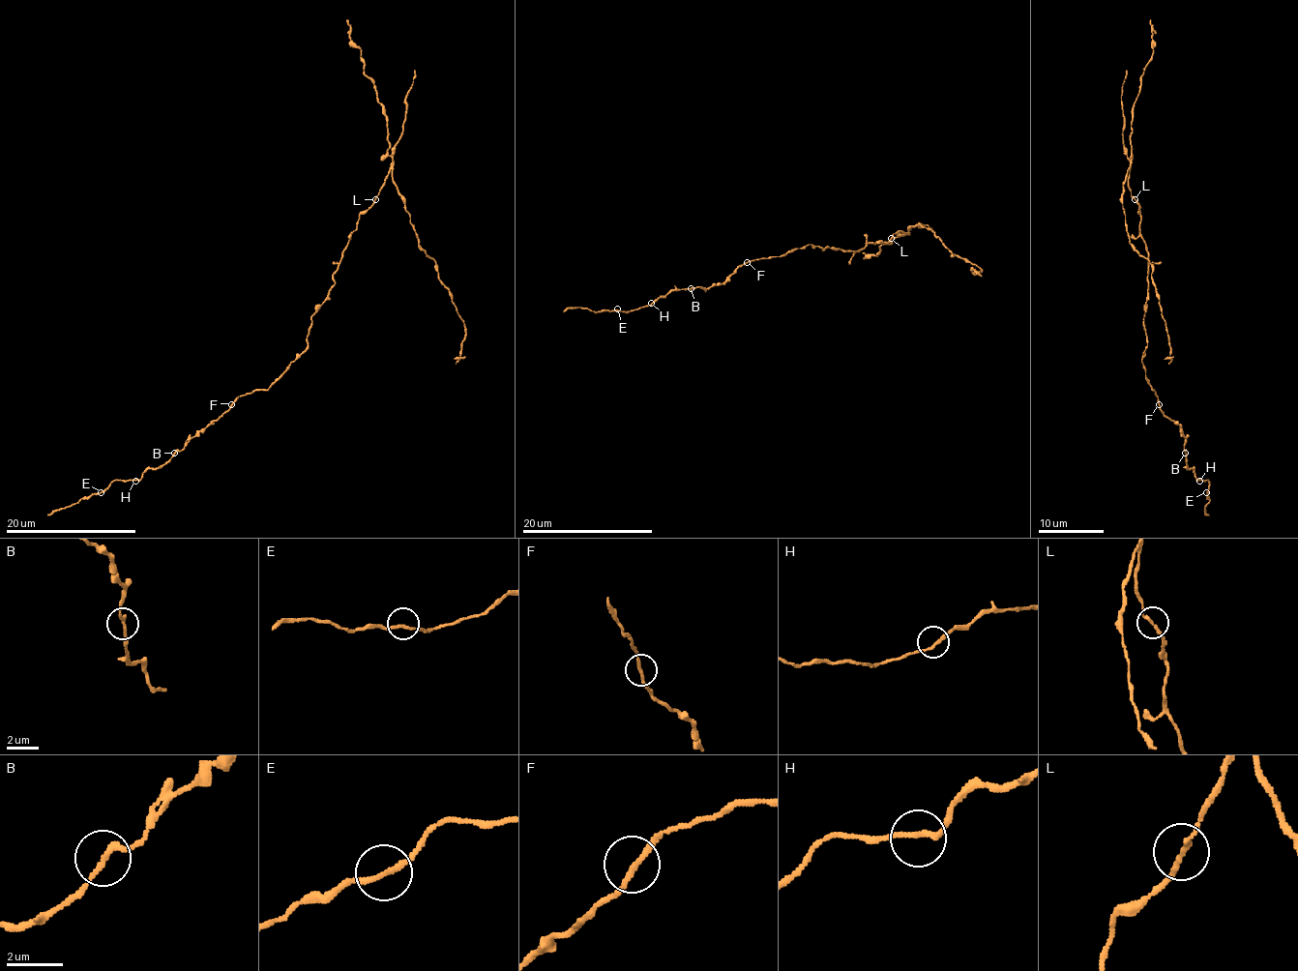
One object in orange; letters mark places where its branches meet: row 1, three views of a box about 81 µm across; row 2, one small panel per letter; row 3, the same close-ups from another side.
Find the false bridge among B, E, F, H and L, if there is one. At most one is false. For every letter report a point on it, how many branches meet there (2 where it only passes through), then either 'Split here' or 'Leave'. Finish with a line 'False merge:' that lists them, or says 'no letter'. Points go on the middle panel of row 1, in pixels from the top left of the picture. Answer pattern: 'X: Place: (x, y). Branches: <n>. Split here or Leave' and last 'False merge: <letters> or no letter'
B: Place: (691, 288). Branches: 2. Leave
E: Place: (617, 308). Branches: 2. Leave
F: Place: (747, 262). Branches: 2. Leave
H: Place: (651, 303). Branches: 2. Leave
L: Place: (891, 238). Branches: 2. Split here
False merge: L

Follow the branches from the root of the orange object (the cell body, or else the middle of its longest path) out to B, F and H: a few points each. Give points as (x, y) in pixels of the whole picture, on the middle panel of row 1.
B: (840, 249), (824, 250), (809, 244), (778, 257), (749, 260), (722, 283), (710, 288), (691, 288)
F: (840, 249), (827, 247), (824, 250), (809, 244), (791, 249), (778, 257), (747, 262)
H: (840, 249), (824, 250), (809, 244), (778, 257), (749, 260), (722, 283), (675, 289), (651, 303)

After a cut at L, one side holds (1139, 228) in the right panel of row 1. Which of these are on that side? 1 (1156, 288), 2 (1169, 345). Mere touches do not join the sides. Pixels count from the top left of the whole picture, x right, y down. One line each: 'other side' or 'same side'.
1: other side
2: other side

